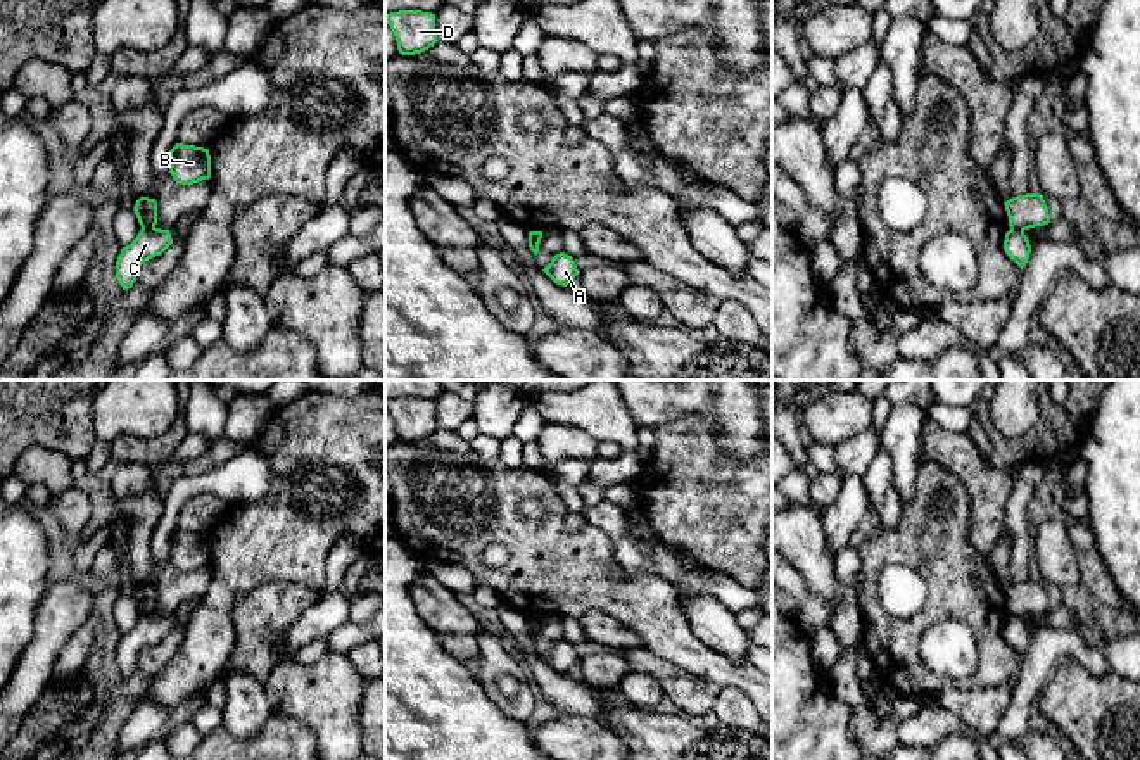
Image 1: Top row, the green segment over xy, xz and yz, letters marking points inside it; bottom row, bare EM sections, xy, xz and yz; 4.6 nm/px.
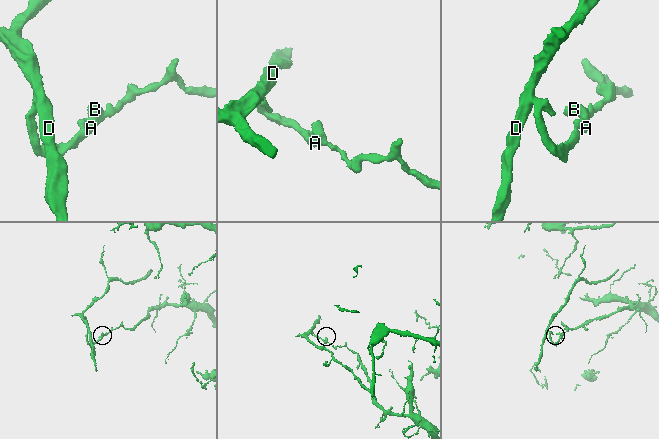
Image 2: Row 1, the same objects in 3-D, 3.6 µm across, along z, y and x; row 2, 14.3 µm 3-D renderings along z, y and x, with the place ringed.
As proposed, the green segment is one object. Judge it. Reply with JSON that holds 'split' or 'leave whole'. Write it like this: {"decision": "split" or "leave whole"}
{"decision": "split"}

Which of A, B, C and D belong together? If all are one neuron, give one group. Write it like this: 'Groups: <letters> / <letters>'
Groups: A B / C D

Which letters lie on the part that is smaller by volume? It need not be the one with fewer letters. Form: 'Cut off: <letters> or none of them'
Cut off: C, D

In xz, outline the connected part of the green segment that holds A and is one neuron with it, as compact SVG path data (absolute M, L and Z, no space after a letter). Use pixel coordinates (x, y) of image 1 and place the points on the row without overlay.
M560 639L542 656L556 672L567 674L580 658L572 643Z

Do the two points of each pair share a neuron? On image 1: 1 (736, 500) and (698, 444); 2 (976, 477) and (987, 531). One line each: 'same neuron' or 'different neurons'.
1: same neuron
2: same neuron

